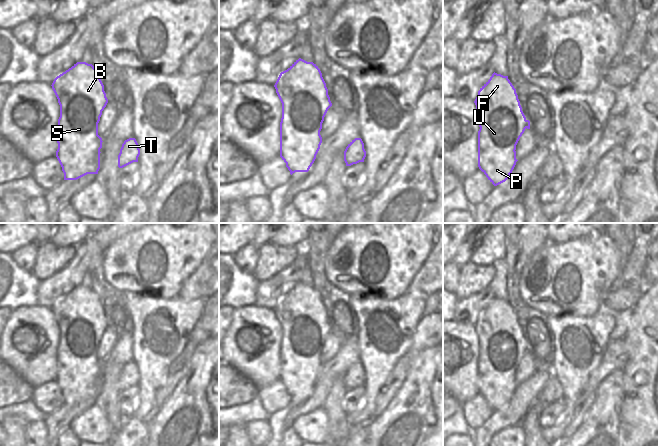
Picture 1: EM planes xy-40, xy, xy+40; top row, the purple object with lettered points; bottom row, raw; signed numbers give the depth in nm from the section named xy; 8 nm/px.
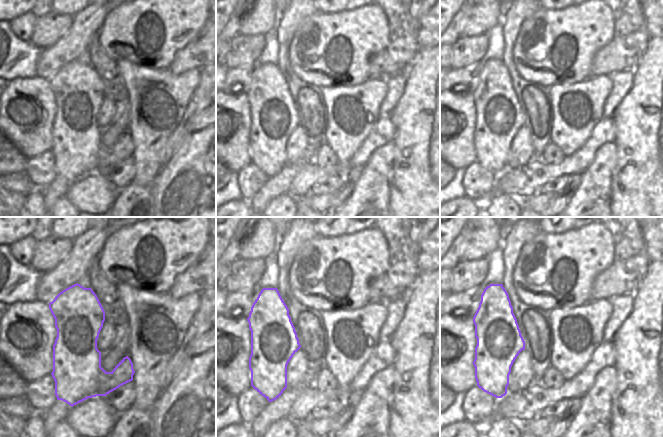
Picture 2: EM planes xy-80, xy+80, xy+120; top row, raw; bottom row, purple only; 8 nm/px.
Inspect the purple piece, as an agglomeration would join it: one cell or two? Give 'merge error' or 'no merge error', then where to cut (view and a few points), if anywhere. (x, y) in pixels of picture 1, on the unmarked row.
no merge error; no cut

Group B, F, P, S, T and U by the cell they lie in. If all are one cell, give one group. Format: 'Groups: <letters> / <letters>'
Groups: B F P S T U

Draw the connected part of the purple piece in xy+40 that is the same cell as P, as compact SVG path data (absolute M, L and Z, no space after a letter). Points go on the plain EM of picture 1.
M493 297L490 303L480 312L474 325L478 337L478 391L488 404L497 410L505 406L512 397L516 386L516 369L525 353L530 353L516 313L508 300Z

